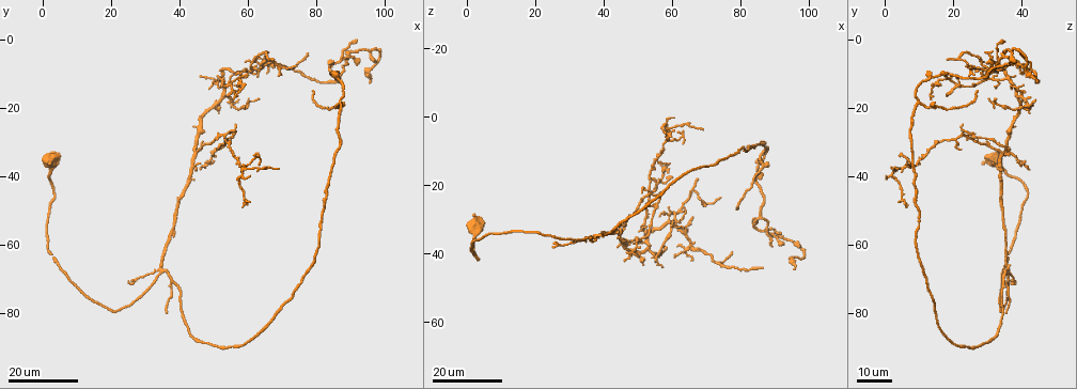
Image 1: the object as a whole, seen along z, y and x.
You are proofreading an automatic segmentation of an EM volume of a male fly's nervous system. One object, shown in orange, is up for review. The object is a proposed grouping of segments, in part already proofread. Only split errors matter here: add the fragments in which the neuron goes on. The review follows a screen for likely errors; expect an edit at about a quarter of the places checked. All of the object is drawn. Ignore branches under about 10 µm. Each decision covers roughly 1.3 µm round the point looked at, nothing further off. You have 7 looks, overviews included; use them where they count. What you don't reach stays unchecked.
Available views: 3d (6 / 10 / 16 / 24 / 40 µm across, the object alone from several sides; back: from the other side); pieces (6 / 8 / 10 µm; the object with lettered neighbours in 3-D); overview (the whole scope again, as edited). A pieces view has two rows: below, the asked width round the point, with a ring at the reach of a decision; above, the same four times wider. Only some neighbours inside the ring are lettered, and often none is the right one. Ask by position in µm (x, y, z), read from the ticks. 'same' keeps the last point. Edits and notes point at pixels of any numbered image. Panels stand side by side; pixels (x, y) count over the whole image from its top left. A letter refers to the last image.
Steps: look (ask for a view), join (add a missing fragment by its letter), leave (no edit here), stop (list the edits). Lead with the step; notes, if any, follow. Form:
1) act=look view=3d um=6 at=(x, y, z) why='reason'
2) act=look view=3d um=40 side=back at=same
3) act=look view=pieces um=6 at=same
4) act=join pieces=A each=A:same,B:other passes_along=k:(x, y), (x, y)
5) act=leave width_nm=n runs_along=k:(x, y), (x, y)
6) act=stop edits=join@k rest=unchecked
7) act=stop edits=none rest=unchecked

act=look view=3d um=16 at=(54.5, 15.5, 18.5) why='free end'

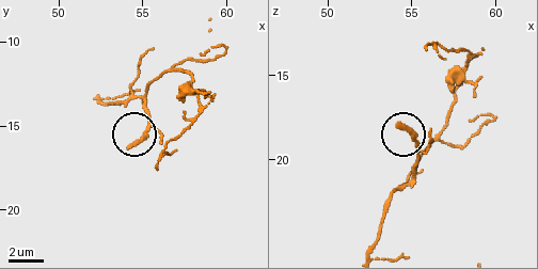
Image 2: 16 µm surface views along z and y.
act=look view=pieces um=10 at=(54.3, 16.2, 18.0)

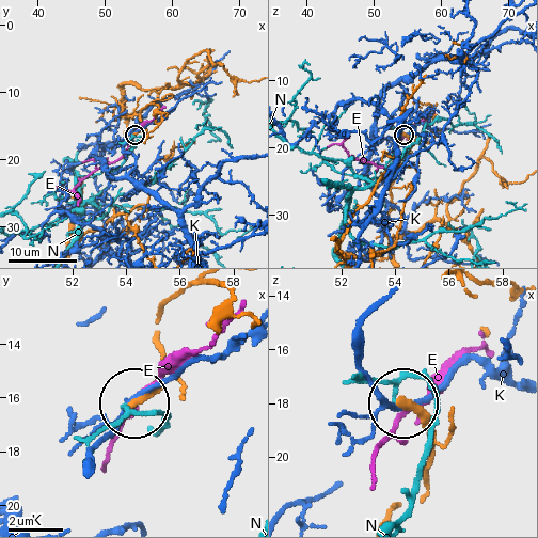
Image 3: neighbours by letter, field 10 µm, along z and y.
act=leave width_nm=260 each=E:other,K:other,N:other found='no lettered fragment goes on from it'

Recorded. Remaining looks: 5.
act=look view=3d um=16 at=(85.0, 9.5, 13.0) why='free end'

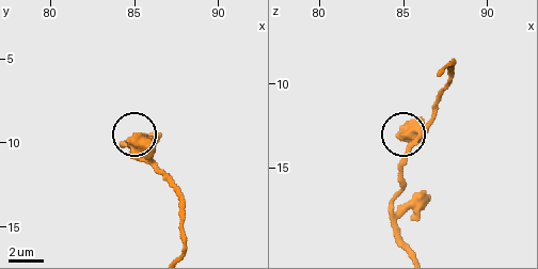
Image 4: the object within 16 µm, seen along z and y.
act=look view=pieces um=6 at=(85.3, 9.5, 12.5)

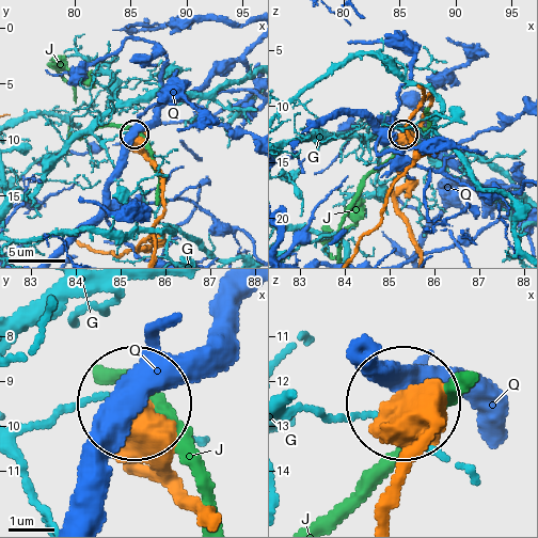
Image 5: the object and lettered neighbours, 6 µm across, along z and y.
act=leave each=G:other,J:other,Q:other runs_along=5:(154, 250), (162, 178), (135, 136) found='none of them fits'

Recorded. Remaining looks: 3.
act=look view=3d um=16 at=(79.0, 15.5, 26.5) why='end of a long branch'

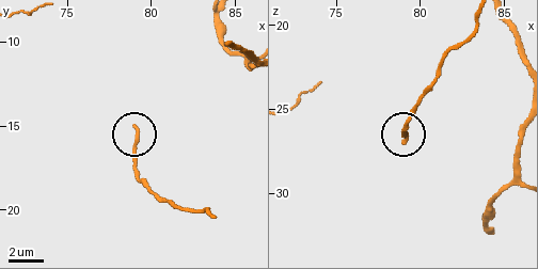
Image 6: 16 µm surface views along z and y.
act=look view=pieces um=8 at=(79.1, 15.2, 26.8) why='what lies round it'

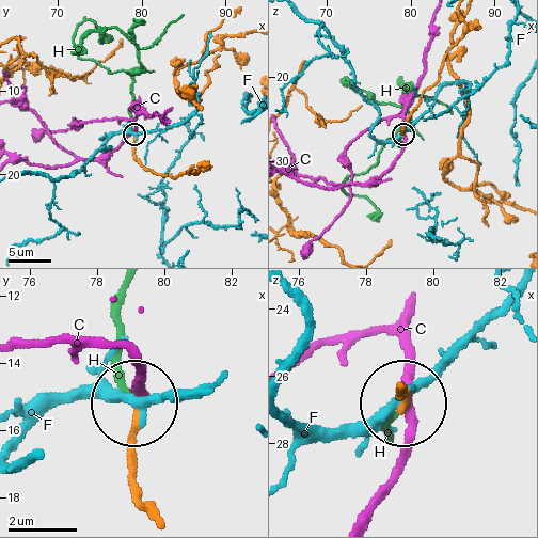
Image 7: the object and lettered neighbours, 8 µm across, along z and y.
act=join pieces=H width_nm=210 each=C:other,F:other,H:same passes_along=7:(135, 487), (135, 413), (116, 352), (120, 293) found='it goes on there'

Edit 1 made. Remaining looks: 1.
act=stop edits=join@7 rest=unchecked

